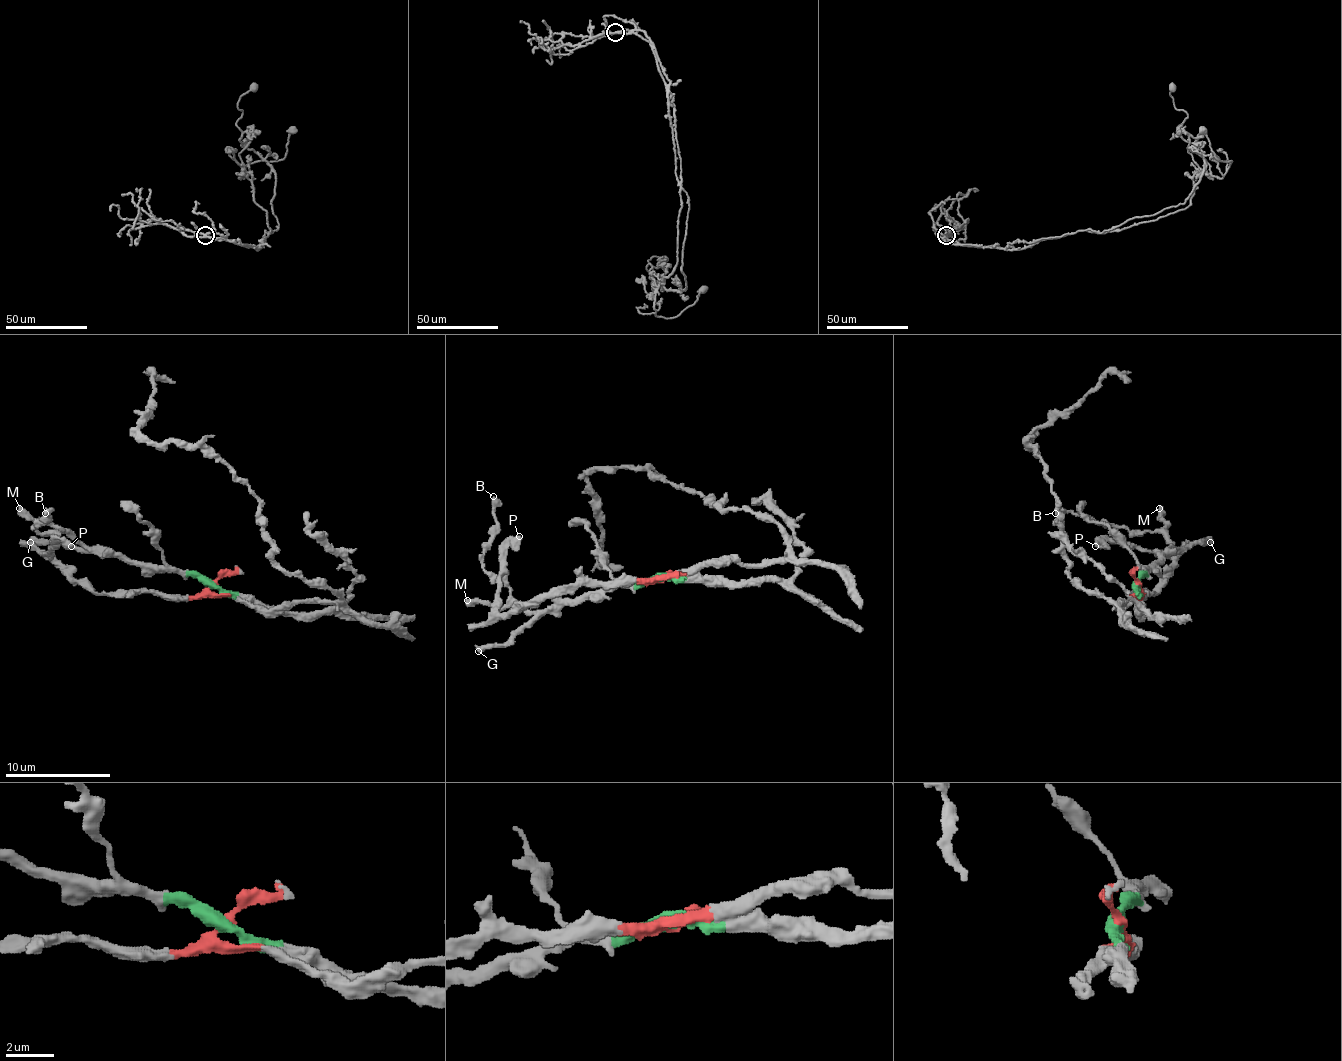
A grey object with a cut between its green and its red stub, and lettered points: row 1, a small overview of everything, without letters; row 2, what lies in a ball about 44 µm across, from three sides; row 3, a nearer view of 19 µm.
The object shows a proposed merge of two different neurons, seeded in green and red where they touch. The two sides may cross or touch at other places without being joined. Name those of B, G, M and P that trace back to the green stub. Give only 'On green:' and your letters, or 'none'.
On green: B, G, M

